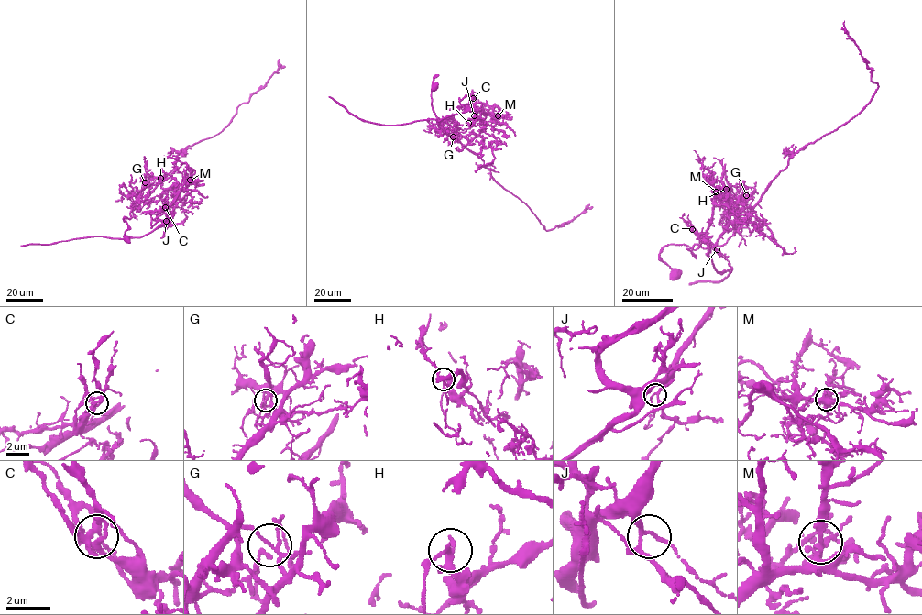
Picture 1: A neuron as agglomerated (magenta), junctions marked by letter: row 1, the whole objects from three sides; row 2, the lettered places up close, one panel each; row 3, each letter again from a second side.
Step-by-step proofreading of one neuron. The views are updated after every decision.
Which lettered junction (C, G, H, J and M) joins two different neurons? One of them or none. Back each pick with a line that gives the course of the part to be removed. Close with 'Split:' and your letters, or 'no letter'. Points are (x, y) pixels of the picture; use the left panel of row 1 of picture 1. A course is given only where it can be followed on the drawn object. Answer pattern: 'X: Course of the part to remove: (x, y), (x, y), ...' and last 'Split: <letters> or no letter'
G: Course of the part to remove: (145, 182), (173, 178), (180, 189), (157, 214), (162, 224), (140, 237), (21, 247)
Split: G

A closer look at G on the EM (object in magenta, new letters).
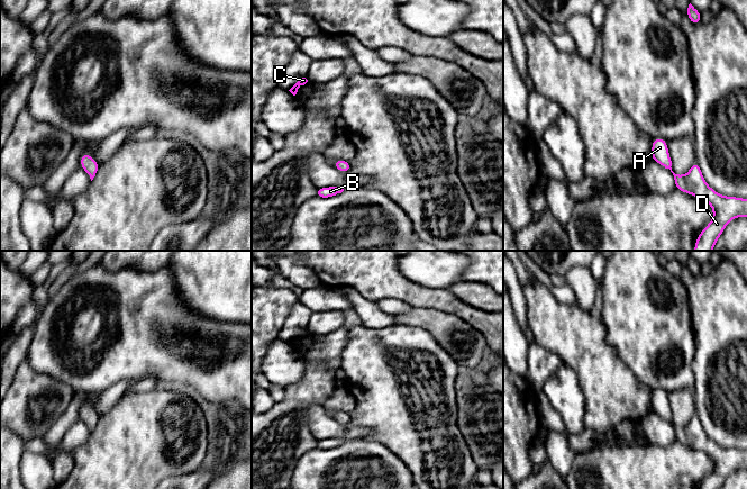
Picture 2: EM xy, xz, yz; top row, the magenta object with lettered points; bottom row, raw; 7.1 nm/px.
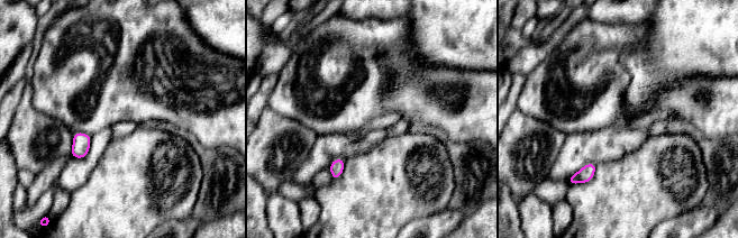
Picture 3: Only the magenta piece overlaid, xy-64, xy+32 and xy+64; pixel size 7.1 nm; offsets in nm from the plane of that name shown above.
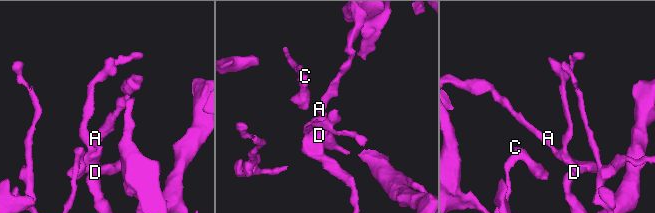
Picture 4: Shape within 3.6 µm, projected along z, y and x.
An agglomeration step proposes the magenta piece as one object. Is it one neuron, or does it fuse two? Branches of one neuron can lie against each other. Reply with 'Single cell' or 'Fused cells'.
Fused cells

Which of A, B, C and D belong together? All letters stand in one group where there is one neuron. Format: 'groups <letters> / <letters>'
groups A / B C D

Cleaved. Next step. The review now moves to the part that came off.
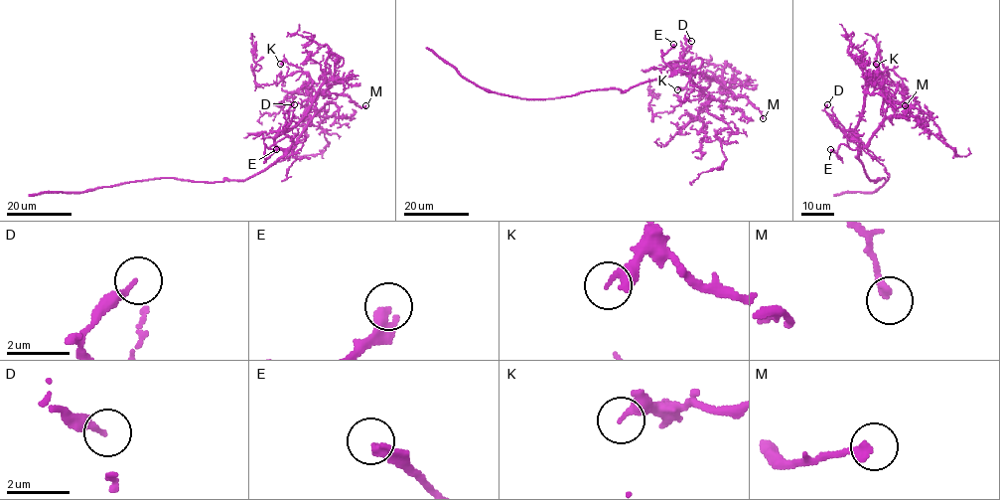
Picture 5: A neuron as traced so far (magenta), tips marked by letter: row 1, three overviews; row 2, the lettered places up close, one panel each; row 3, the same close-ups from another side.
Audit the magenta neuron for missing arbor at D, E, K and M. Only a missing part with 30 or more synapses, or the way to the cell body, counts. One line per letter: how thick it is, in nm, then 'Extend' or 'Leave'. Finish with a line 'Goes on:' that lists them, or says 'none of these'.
D: Thickness 200 nm. Leave
E: Thickness 360 nm. Extend
K: Thickness 360 nm. Leave
M: Thickness 260 nm. Leave
Goes on: E

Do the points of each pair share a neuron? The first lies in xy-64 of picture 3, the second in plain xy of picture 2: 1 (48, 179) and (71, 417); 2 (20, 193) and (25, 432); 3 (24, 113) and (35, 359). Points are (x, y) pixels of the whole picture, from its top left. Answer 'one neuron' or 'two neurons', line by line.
1: one neuron
2: two neurons
3: two neurons

